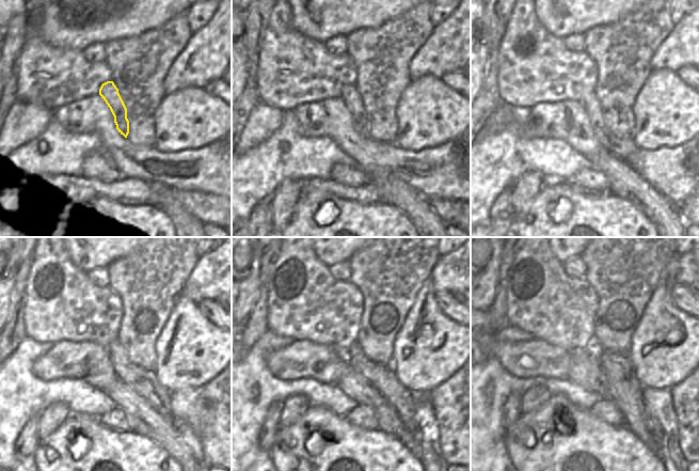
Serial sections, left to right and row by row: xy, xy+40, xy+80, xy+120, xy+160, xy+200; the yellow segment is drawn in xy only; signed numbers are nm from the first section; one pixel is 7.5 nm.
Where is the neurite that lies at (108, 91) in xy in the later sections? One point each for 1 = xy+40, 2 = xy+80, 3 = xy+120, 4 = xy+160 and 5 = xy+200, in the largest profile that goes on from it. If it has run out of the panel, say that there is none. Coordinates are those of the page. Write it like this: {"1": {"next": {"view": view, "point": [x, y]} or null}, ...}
{"1": {"next": {"view": "xy+40", "point": [349, 94]}}, "2": {"next": {"view": "xy+80", "point": [625, 148]}}, "3": {"next": {"view": "xy+120", "point": [143, 381]}}, "4": {"next": {"view": "xy+160", "point": [382, 377]}}, "5": {"next": {"view": "xy+200", "point": [654, 427]}}}

